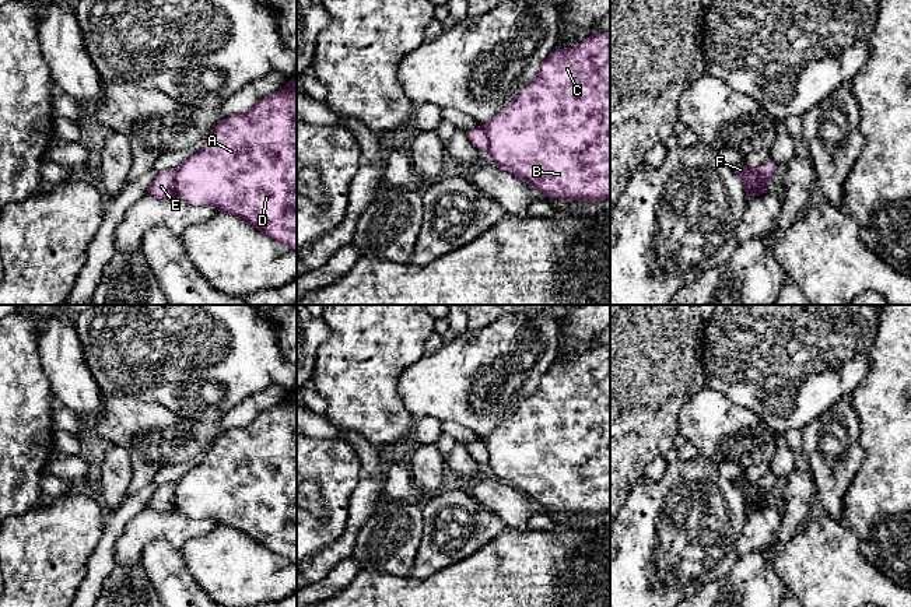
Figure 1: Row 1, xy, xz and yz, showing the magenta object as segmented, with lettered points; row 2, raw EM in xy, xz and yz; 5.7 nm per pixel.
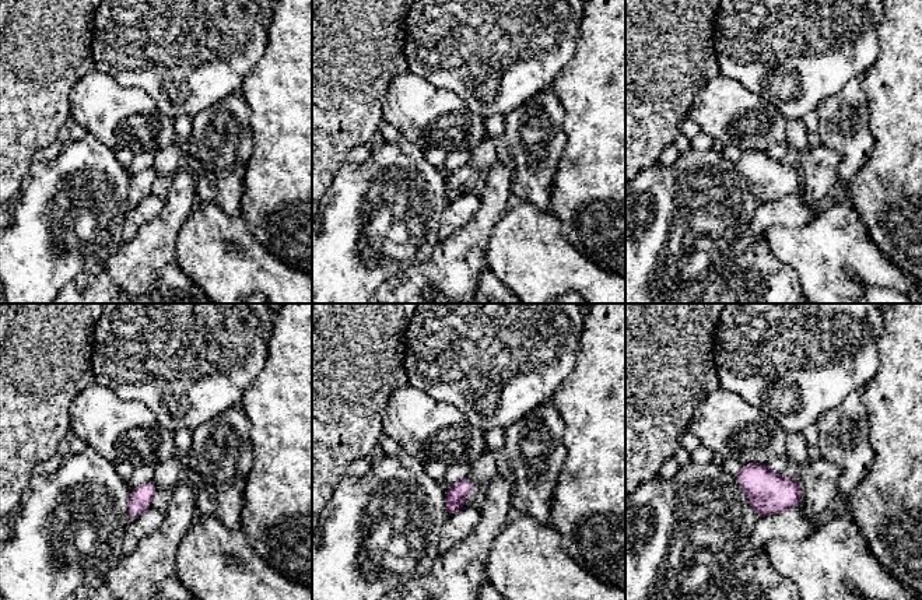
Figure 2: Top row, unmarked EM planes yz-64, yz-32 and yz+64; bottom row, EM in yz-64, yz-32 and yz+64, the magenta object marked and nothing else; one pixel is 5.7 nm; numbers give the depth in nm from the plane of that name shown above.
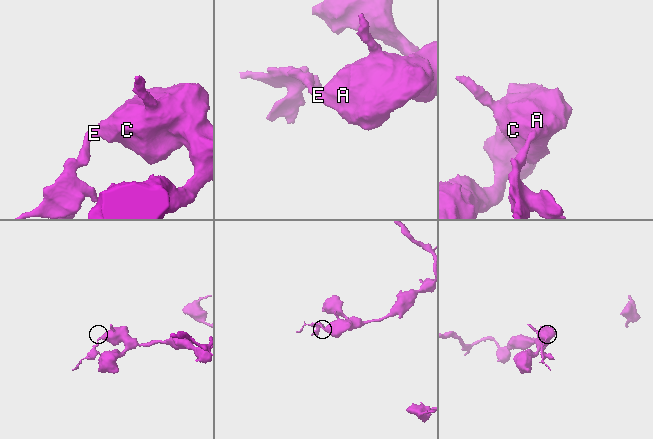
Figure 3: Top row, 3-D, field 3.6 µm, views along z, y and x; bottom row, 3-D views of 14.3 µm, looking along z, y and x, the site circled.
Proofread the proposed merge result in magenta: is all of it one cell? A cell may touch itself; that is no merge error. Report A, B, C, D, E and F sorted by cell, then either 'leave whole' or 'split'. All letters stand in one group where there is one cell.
A B C D F / E; split

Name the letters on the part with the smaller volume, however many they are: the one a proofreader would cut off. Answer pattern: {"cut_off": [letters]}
{"cut_off": ["E"]}

